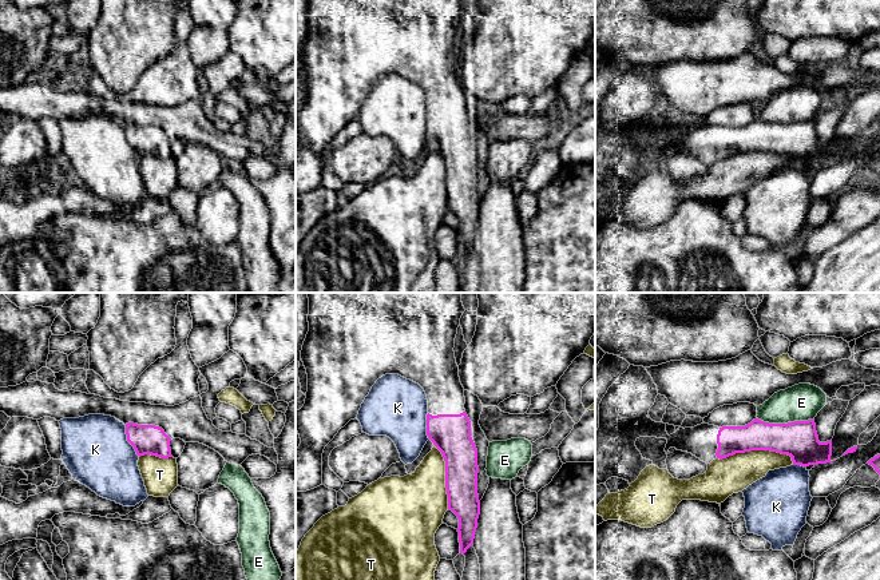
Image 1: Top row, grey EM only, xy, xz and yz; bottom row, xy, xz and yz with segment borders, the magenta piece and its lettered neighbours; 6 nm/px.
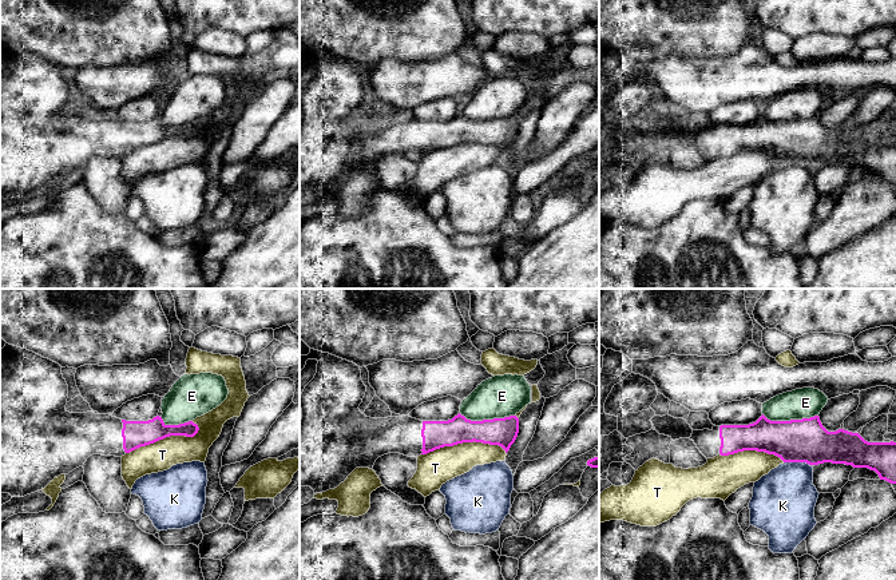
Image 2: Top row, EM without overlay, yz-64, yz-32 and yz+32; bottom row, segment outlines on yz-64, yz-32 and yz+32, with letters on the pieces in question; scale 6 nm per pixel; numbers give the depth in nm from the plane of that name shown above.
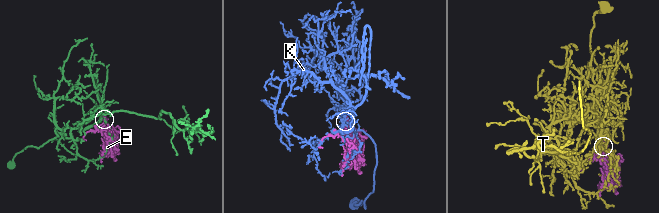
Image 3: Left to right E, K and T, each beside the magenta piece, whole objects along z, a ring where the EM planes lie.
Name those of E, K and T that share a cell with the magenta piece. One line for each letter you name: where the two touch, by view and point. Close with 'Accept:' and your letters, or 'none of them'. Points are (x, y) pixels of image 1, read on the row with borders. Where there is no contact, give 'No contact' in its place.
Accept: none of them

